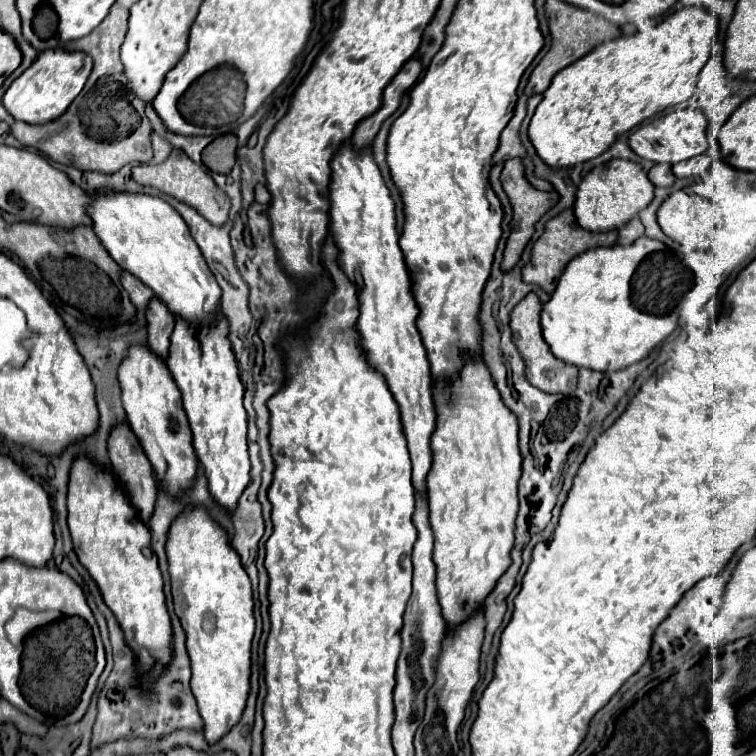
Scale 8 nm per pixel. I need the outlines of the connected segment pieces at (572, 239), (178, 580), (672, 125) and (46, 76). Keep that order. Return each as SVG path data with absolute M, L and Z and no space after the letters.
M564 210L560 212L556 218L552 218L548 224L546 224L546 230L544 234L536 240L534 248L532 248L532 258L530 262L522 268L522 280L528 282L528 284L538 284L544 292L552 294L554 288L556 288L556 278L560 278L560 274L564 272L566 264L586 252L586 250L592 250L592 248L598 248L598 246L614 246L618 240L618 232L602 232L602 234L594 234L594 232L588 232L584 230L576 218L574 218L574 212L572 210Z
M188 508L170 526L166 554L172 576L174 610L186 632L192 660L192 694L204 720L204 738L216 744L242 718L252 674L252 590L236 550L204 508Z
M686 108L686 110L674 110L670 114L658 116L652 122L640 126L630 136L630 148L644 160L650 160L654 164L666 162L666 164L678 164L682 160L694 158L698 154L704 154L708 148L706 142L706 114L698 108Z
M44 50L38 54L36 62L18 76L4 94L4 108L14 116L14 120L28 122L32 126L52 122L68 110L74 98L82 92L88 76L92 72L92 58L84 52L64 52L64 50Z

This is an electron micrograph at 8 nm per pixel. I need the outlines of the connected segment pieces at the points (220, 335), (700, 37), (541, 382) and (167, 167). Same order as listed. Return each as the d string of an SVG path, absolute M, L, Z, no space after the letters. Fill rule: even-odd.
M220 318L220 322L210 328L196 328L184 320L176 320L166 364L182 392L194 450L204 468L210 496L220 504L222 510L232 514L238 506L240 494L250 482L250 460L246 446L248 416L242 406L244 386L240 382L236 356L228 342L226 318Z
M684 8L634 36L602 42L584 58L560 70L528 126L528 138L536 154L554 170L574 168L606 152L620 134L688 100L710 56L716 30L718 22L706 8Z
M532 292L528 294L510 314L510 328L512 328L512 340L522 356L522 360L526 362L526 378L532 386L536 386L542 392L548 394L570 394L576 384L578 384L578 368L574 364L568 364L564 360L558 360L548 344L542 338L542 328L540 328L540 312L542 312L542 304L538 300L538 296Z
M172 150L168 160L162 164L134 166L132 178L142 186L154 186L160 192L192 206L194 210L200 210L200 214L204 214L204 218L208 218L208 222L214 222L216 226L224 226L224 222L228 222L228 210L230 210L228 196L214 184L214 180L204 172L204 168L192 162L182 150Z

